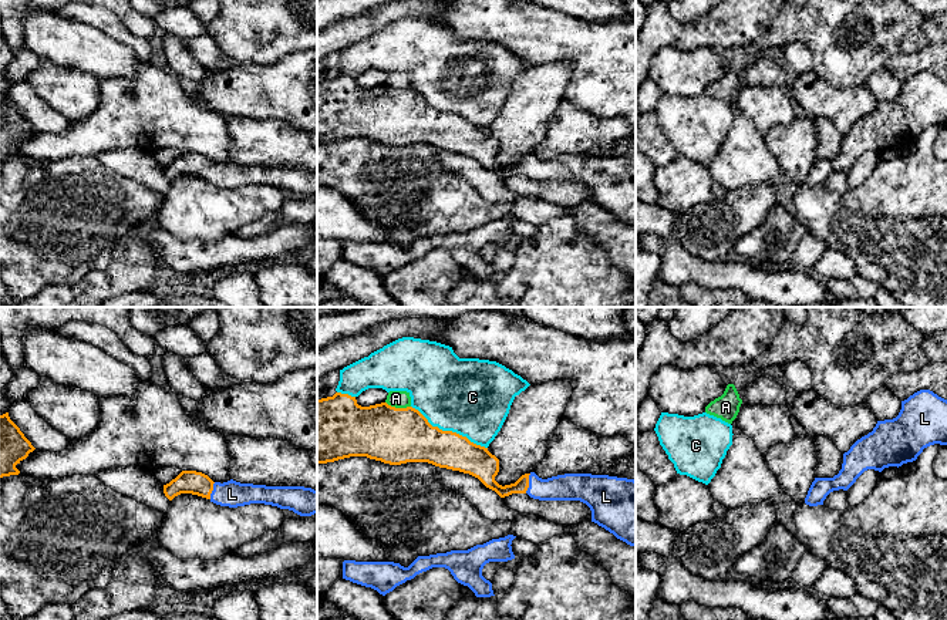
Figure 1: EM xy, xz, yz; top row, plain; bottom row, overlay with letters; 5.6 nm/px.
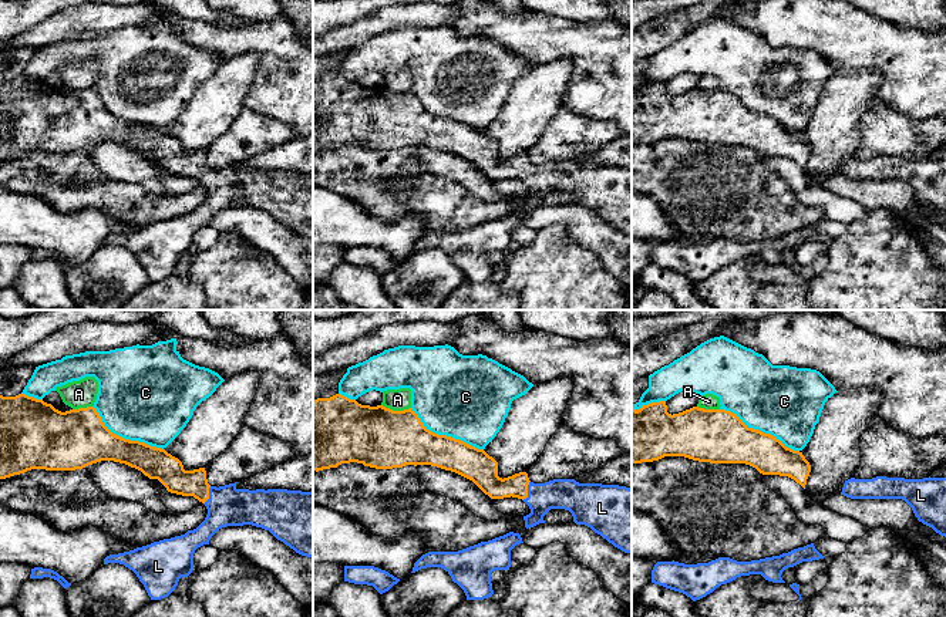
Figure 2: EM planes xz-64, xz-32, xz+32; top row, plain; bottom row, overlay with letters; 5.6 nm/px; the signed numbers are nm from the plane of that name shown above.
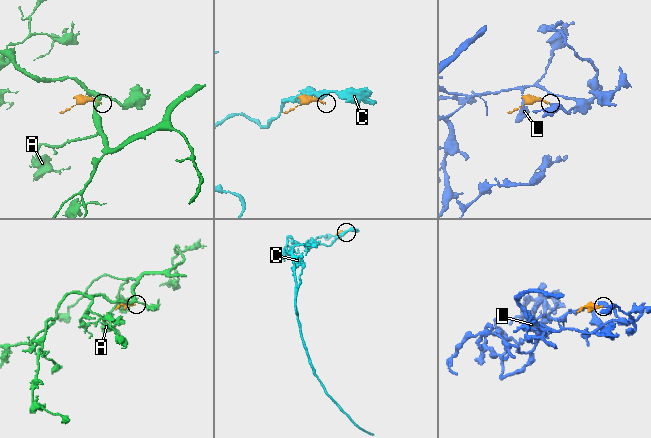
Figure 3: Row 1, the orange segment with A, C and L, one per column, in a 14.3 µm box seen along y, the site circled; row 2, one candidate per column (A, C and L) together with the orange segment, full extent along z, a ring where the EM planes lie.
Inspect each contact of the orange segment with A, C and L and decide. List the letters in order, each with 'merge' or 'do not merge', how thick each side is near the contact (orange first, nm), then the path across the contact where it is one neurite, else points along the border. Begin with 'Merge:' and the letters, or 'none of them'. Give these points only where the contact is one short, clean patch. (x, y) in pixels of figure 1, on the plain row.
Merge: L
A: do not merge | 320/100 nm | along xz (386, 83), (394, 88), (410, 88)
C: do not merge | 300/440 nm
L: merge | 140/160 nm | across xz (487, 150), (499, 171), (528, 165), (535, 168), (570, 168)

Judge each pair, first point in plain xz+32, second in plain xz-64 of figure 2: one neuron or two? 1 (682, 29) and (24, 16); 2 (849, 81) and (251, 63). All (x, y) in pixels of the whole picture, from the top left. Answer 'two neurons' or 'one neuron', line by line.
1: two neurons
2: one neuron

